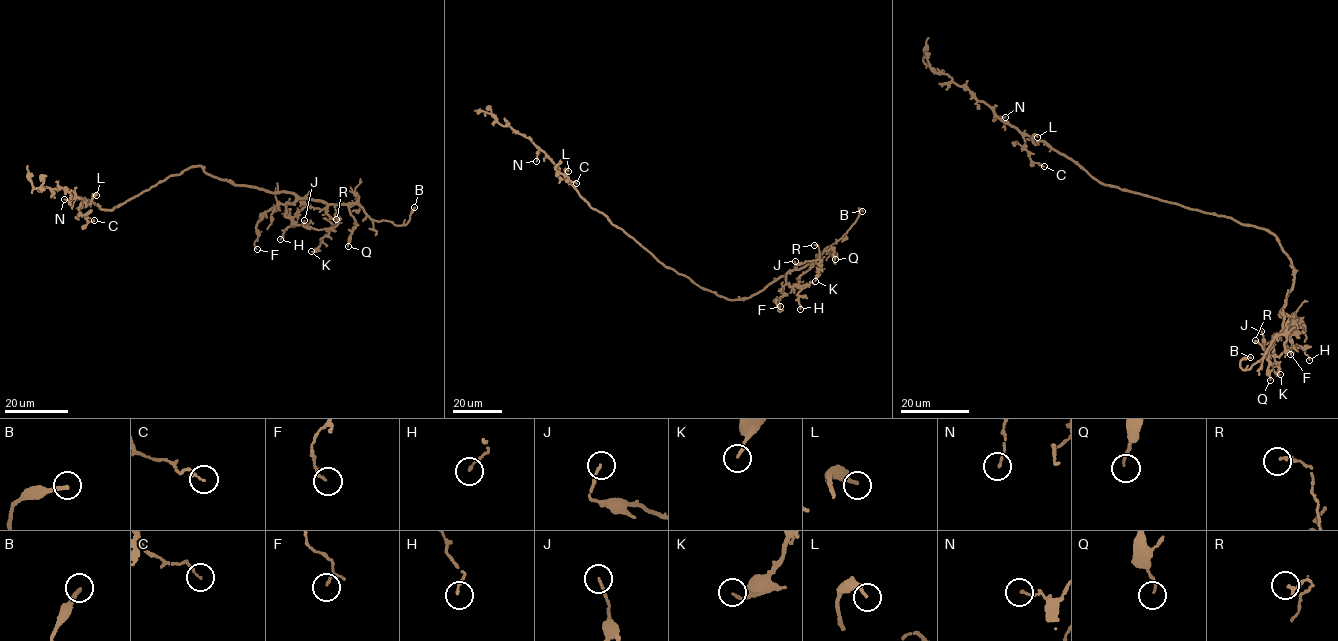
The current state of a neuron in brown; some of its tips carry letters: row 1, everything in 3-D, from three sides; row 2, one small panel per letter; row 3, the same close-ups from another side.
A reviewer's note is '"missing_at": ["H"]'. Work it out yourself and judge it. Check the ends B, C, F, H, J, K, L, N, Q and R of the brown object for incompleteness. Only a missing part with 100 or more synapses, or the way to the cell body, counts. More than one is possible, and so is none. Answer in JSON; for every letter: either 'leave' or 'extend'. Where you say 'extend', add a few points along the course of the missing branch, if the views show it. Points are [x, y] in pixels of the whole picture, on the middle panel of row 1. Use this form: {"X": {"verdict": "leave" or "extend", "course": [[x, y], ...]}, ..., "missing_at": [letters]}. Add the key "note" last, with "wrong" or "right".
{"B": {"verdict": "extend", "course": [[862, 211], [863, 226], [869, 240], [868, 279], [861, 287], [856, 285]]}, "C": {"verdict": "leave"}, "F": {"verdict": "leave"}, "H": {"verdict": "leave"}, "J": {"verdict": "leave"}, "K": {"verdict": "leave"}, "L": {"verdict": "leave"}, "N": {"verdict": "leave"}, "Q": {"verdict": "leave"}, "R": {"verdict": "leave"}, "missing_at": ["B"], "note": "wrong"}

